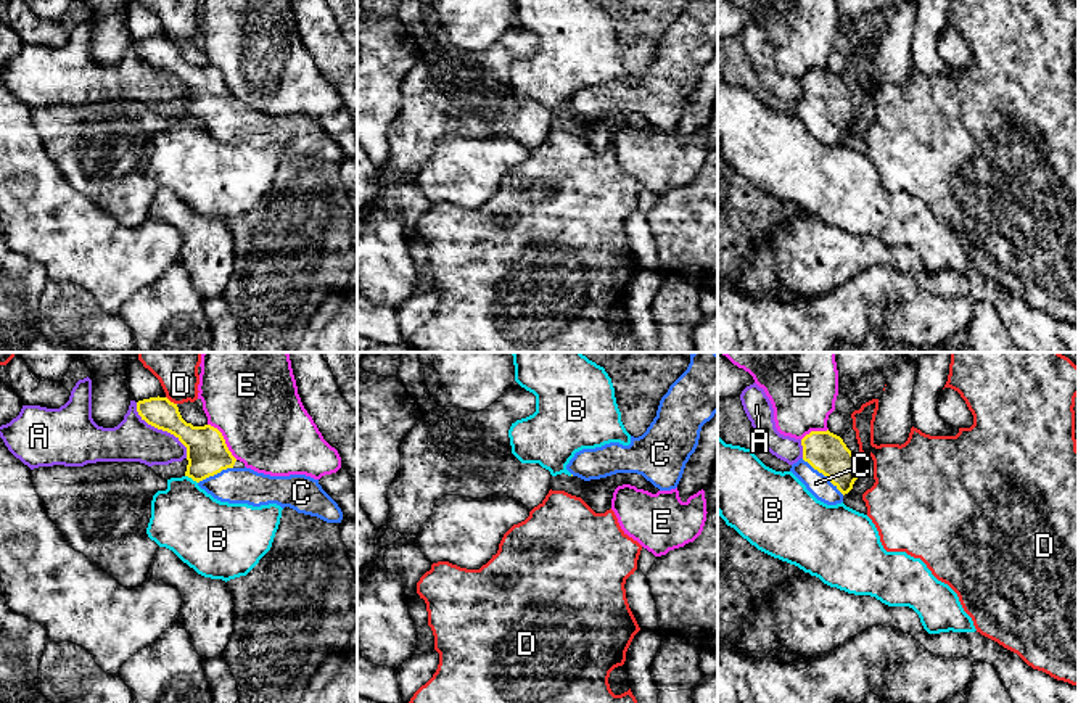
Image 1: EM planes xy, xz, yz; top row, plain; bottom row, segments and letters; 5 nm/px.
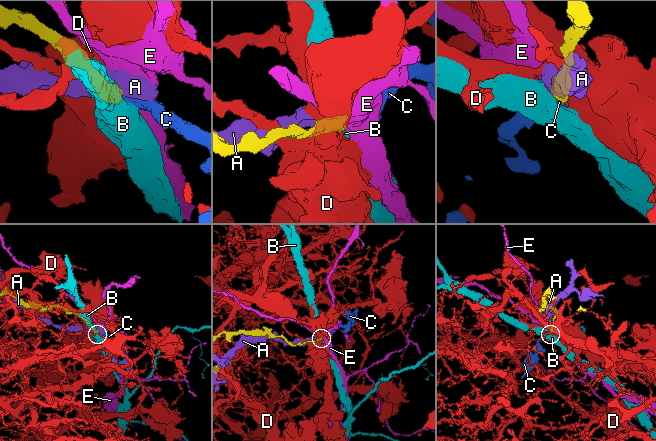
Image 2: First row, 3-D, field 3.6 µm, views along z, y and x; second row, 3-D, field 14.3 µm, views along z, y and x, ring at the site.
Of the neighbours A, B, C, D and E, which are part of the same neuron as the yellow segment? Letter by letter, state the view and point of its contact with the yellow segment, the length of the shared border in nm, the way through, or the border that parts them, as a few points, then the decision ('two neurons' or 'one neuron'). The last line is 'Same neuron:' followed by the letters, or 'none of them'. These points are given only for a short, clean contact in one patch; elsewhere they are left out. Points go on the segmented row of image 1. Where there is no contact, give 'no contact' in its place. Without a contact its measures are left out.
A: xy (161, 428) | 380 nm | two neurons
B: xy (192, 478) | 80 nm | along xy (185, 475), (197, 483) | two neurons
C: yz (822, 473) | 280 nm | across yz (824, 451), (822, 473), (816, 483) | one neuron
D: xy (169, 401) | 70 nm | two neurons
E: xy (224, 439) | 240 nm | along xy (208, 423), (221, 433), (227, 449), (237, 459) | two neurons
Same neuron: C

